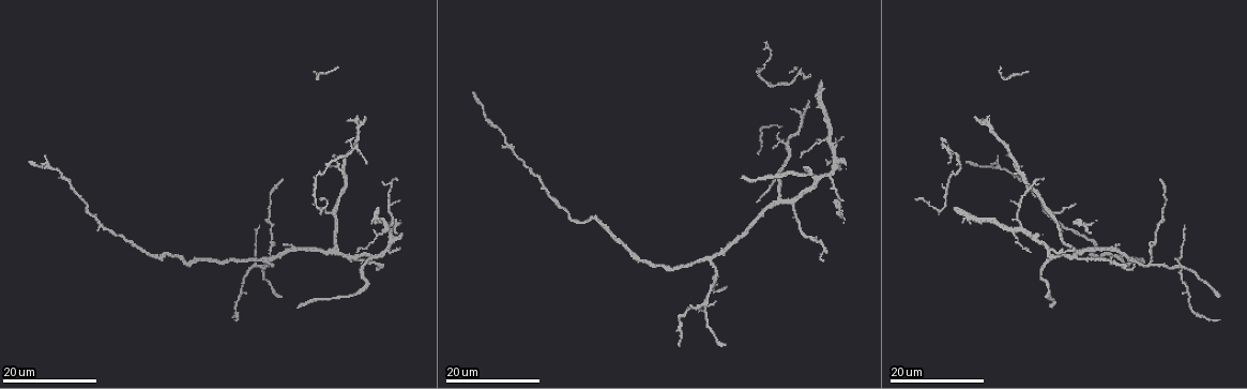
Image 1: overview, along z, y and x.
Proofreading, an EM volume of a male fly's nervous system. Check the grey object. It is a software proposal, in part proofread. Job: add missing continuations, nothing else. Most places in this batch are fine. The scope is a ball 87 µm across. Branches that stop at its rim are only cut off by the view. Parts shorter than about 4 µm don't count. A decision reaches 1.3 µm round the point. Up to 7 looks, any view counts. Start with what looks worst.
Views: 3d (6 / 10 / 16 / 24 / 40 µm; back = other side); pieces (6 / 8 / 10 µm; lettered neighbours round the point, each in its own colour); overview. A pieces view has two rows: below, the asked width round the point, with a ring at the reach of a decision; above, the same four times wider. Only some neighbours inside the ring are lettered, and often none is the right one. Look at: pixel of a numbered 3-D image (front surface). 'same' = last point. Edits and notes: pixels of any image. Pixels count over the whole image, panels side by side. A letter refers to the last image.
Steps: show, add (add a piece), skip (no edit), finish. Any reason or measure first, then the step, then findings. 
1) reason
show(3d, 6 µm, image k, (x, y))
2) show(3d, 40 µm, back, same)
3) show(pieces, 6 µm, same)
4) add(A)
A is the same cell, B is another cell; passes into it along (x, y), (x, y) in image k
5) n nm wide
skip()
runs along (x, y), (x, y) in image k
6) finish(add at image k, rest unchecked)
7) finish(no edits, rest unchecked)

end of a long branch
show(3d, 24 µm, image 1, (297, 306))

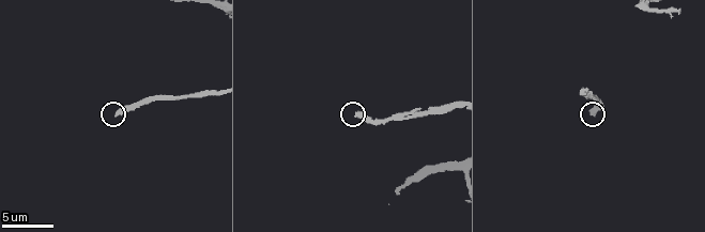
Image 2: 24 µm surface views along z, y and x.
show(3d, 10 µm, image 2, (594, 115))

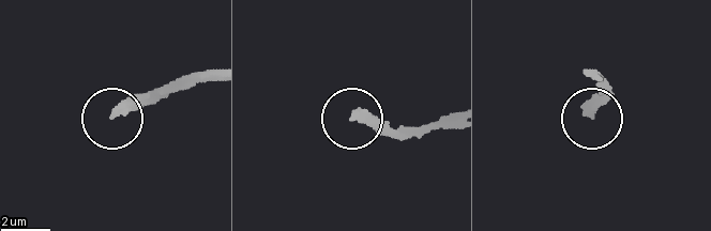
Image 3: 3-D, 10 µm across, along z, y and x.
show(pieces, 10 µm, image 3, (592, 113))

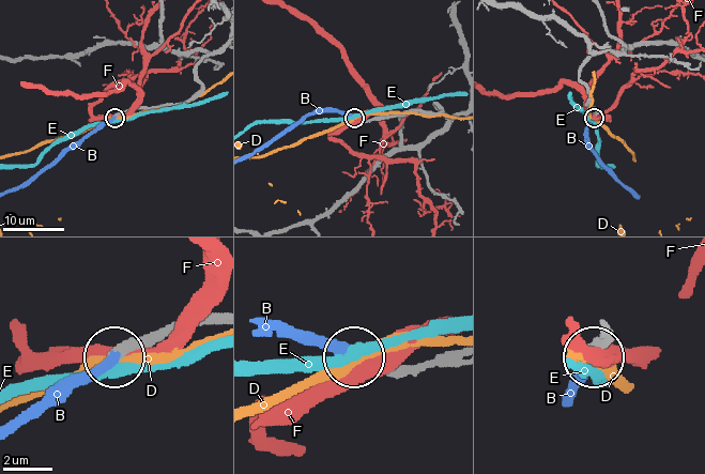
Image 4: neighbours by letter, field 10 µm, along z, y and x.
add(B)
B is the same cell, D, E and F are other cells; the neuron continues

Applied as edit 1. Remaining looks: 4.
an open end
show(3d, 16 µm, image 1, (757, 202))

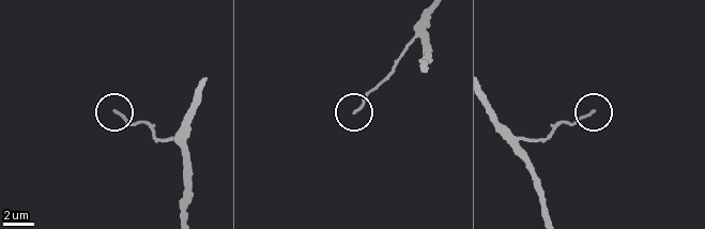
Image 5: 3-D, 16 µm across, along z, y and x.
show(pieces, 8 µm, image 5, (116, 111))

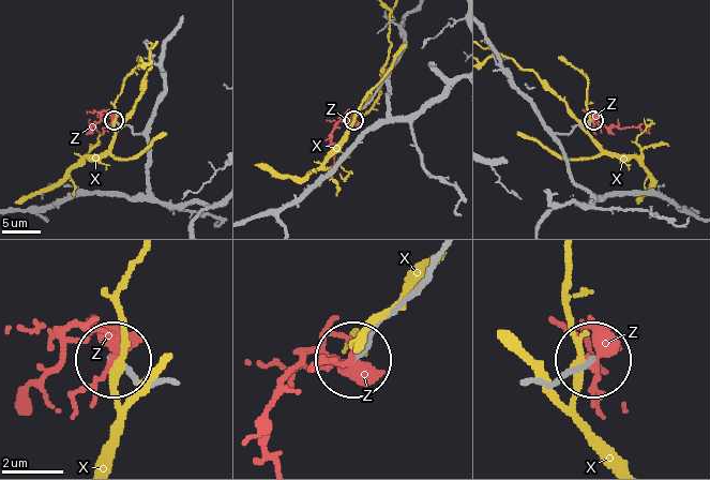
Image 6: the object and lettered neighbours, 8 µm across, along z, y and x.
skip()
X and Z are other cells; runs along (437, 261), (354, 359) in image 6; no lettered piece goes on from it

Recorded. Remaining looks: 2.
long arm stops here
show(3d, 16 µm, image 1, (727, 287))

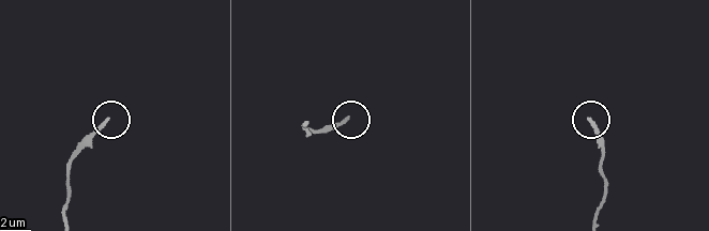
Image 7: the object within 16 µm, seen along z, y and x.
what lies round it
show(pieces, 6 µm, image 7, (347, 119))

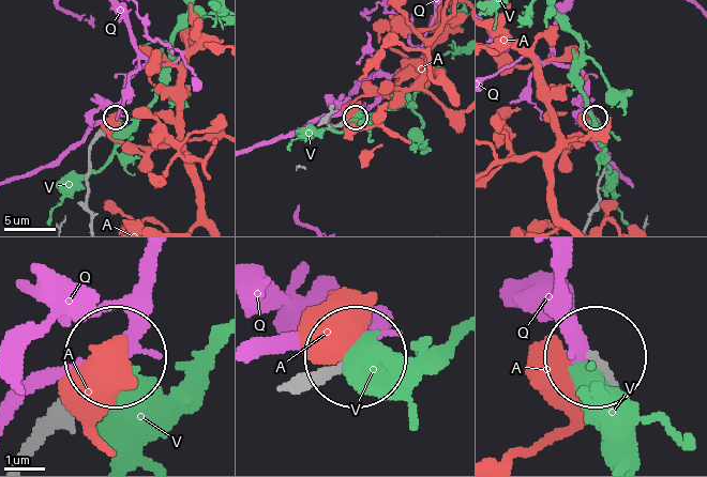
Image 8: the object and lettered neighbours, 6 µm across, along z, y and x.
skip()
A, Q and V are other cells; no lettered piece goes on from it

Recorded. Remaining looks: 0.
finish(add at image 4, rest unchecked)

